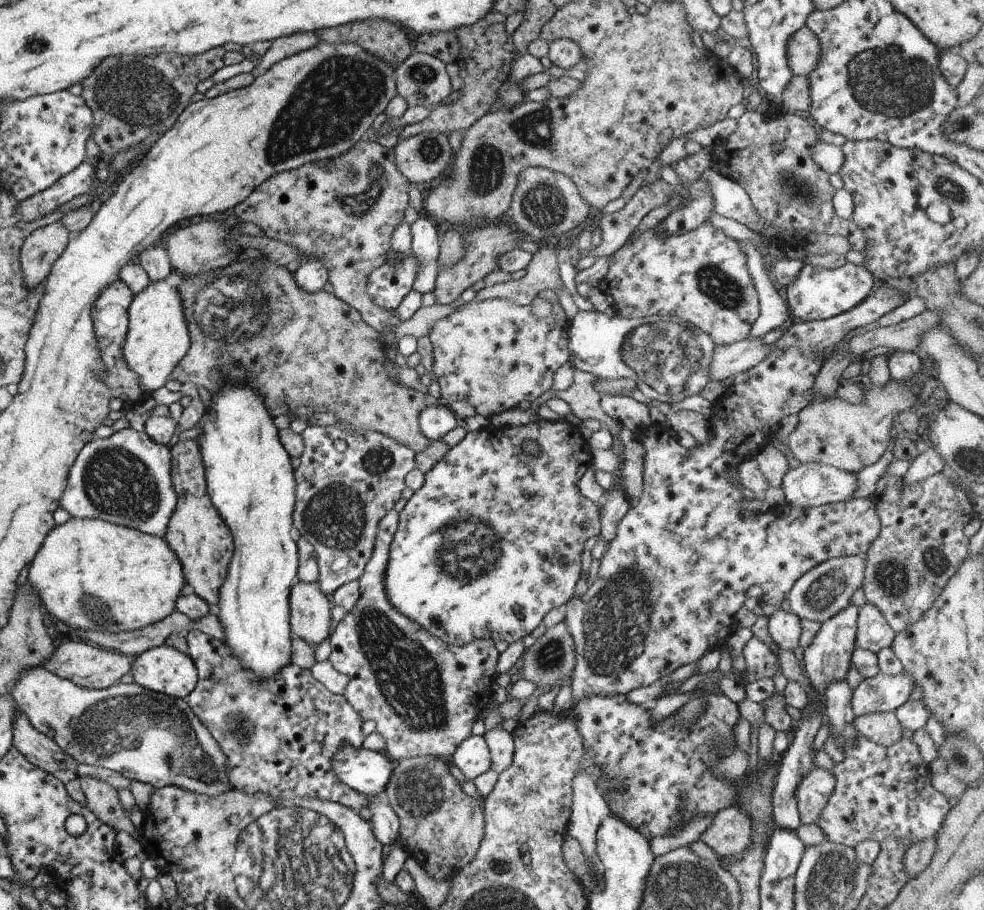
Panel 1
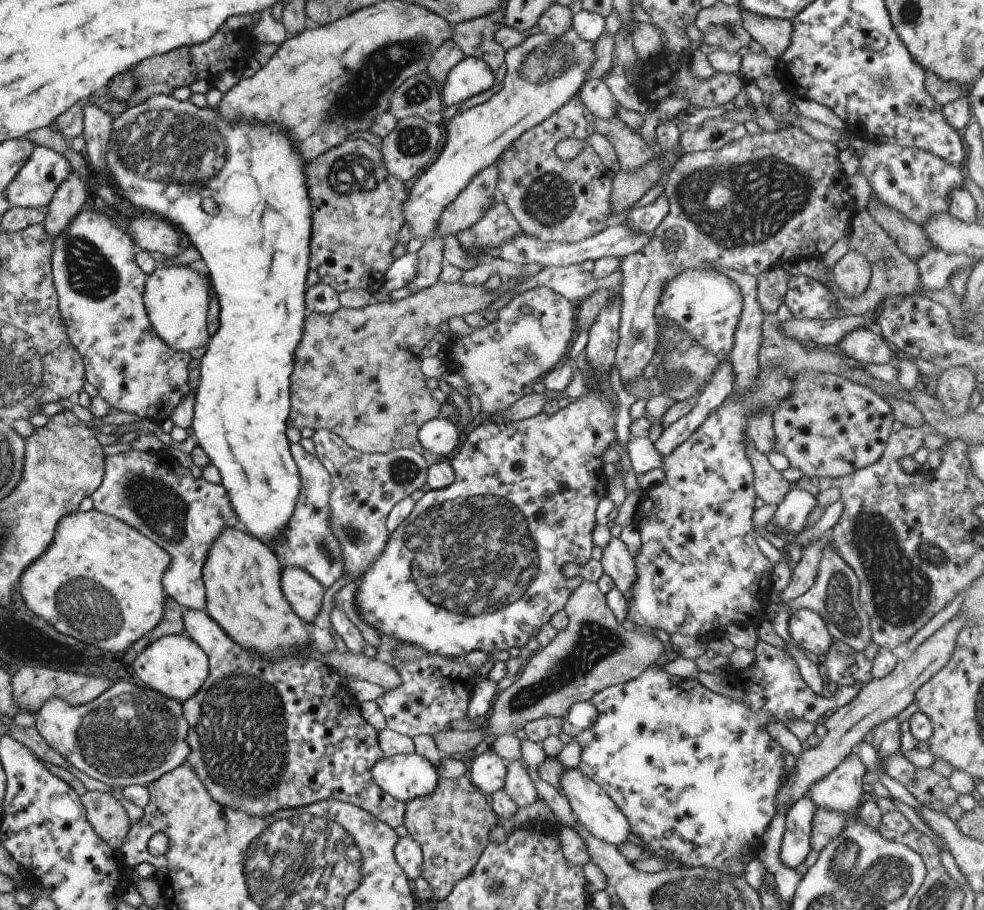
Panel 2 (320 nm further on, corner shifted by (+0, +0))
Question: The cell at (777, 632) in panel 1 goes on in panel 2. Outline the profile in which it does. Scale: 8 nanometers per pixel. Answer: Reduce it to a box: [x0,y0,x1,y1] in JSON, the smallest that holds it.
[788,609,833,658]

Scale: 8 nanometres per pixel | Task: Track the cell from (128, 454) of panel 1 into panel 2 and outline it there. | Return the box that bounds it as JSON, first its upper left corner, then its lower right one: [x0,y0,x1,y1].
[90,448,239,610]

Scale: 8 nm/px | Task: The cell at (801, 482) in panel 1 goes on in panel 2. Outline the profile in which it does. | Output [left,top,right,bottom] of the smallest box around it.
[770,487,815,535]

